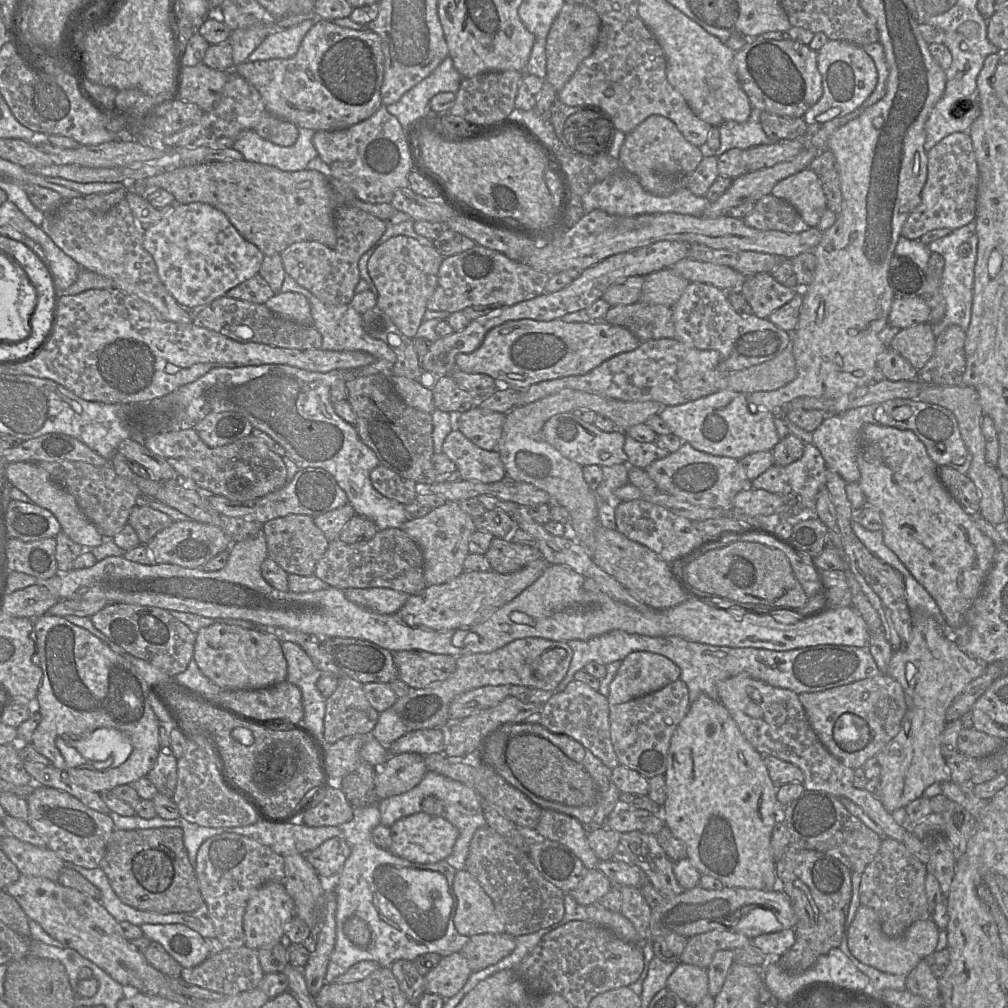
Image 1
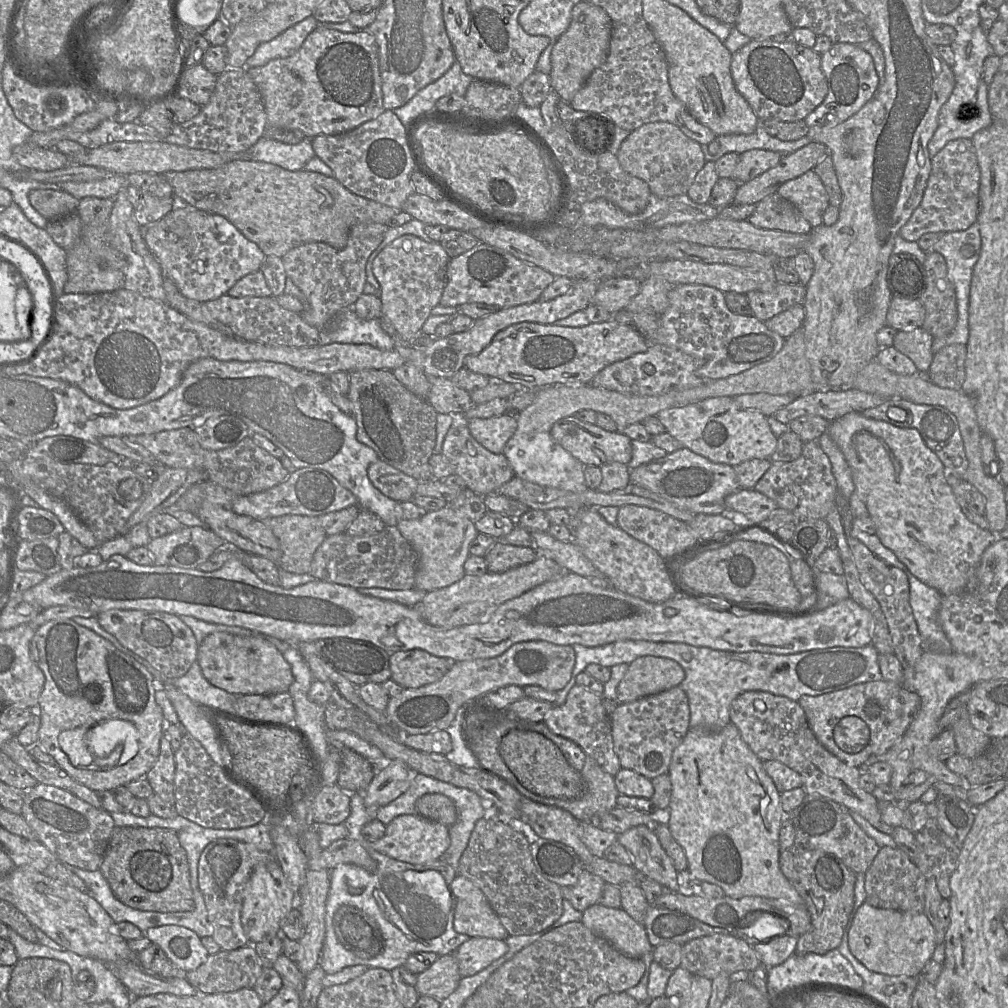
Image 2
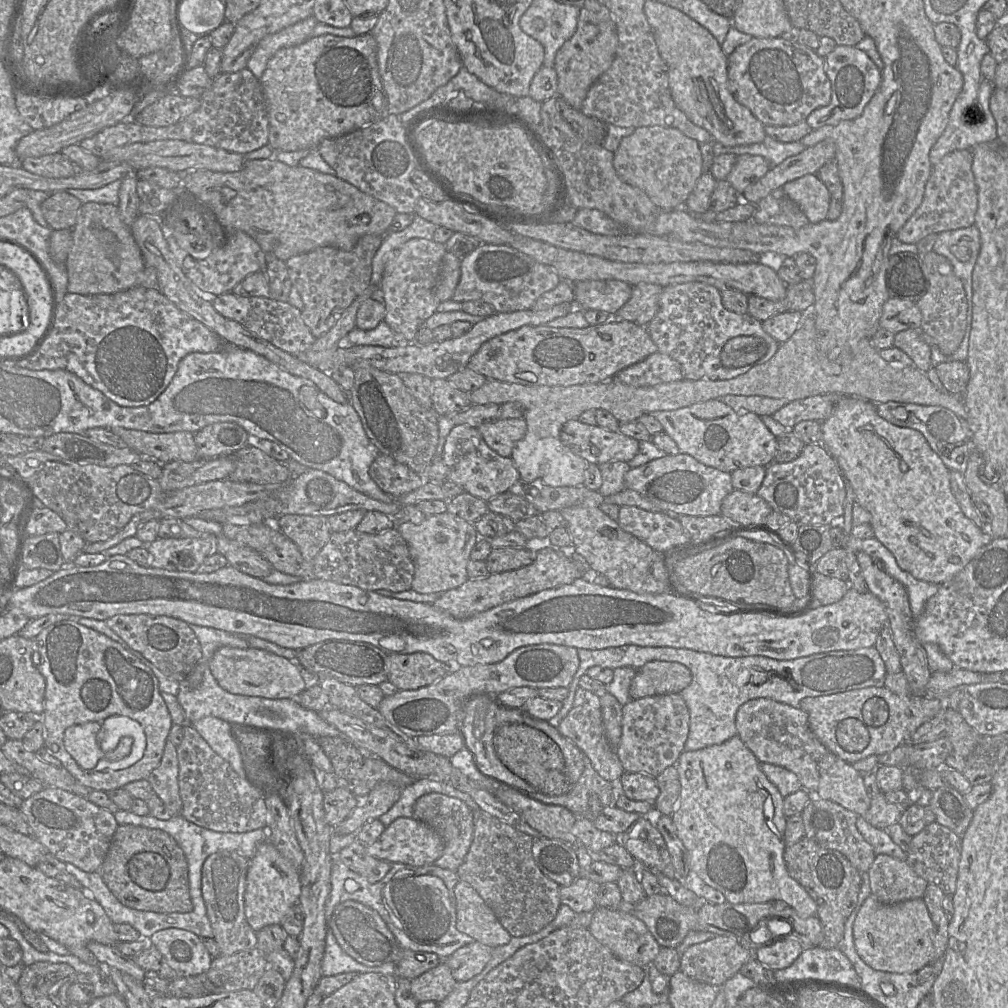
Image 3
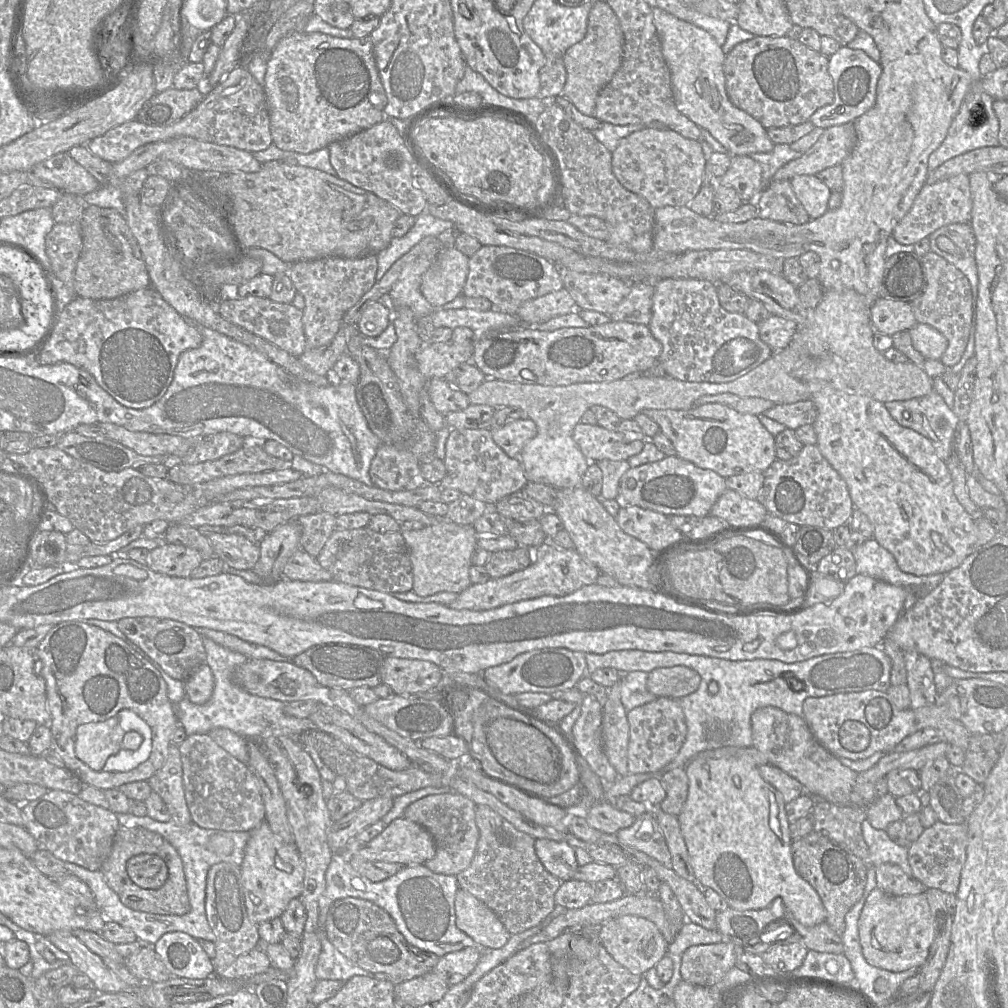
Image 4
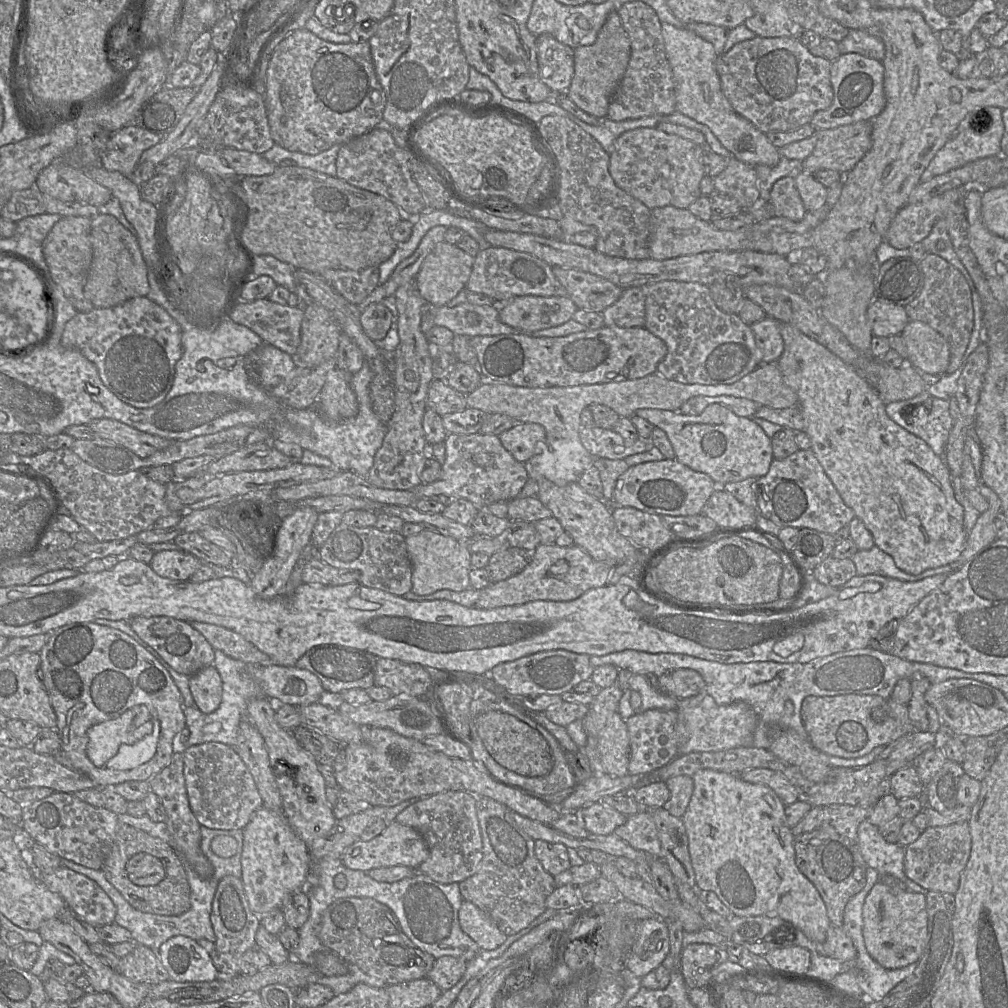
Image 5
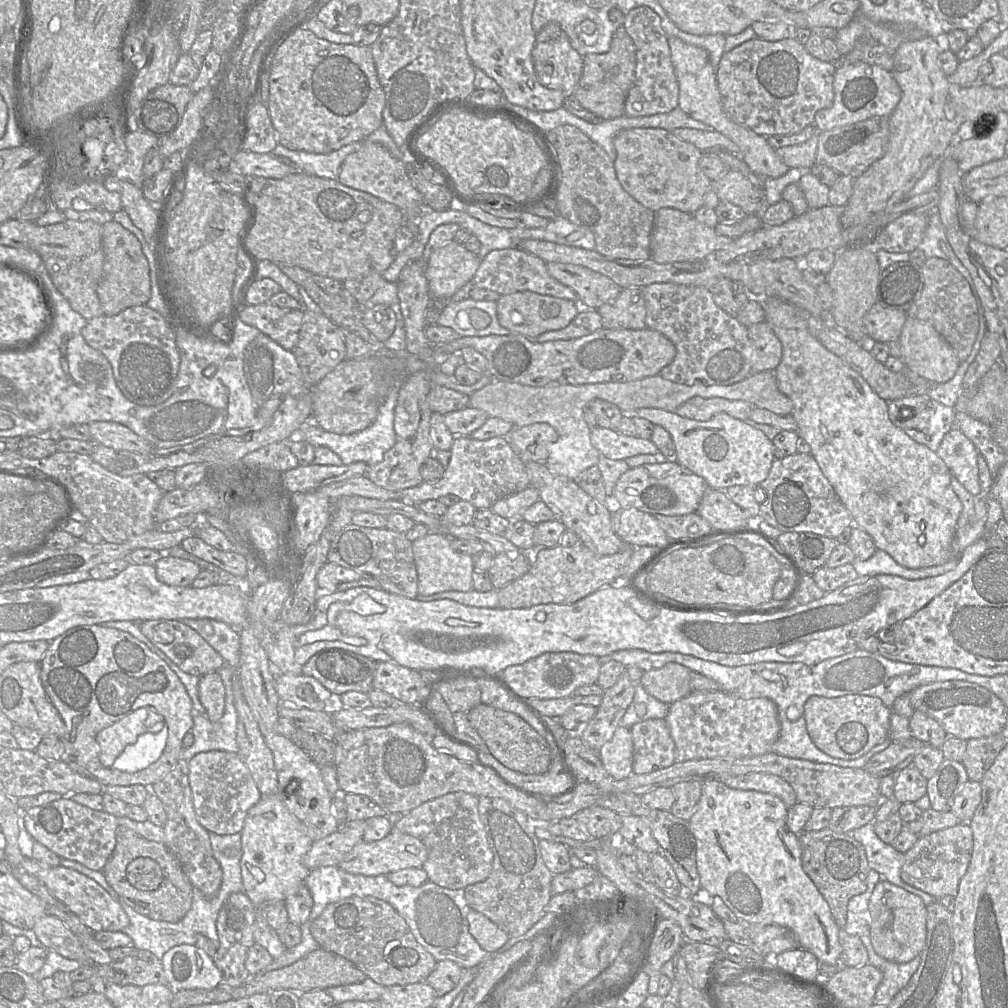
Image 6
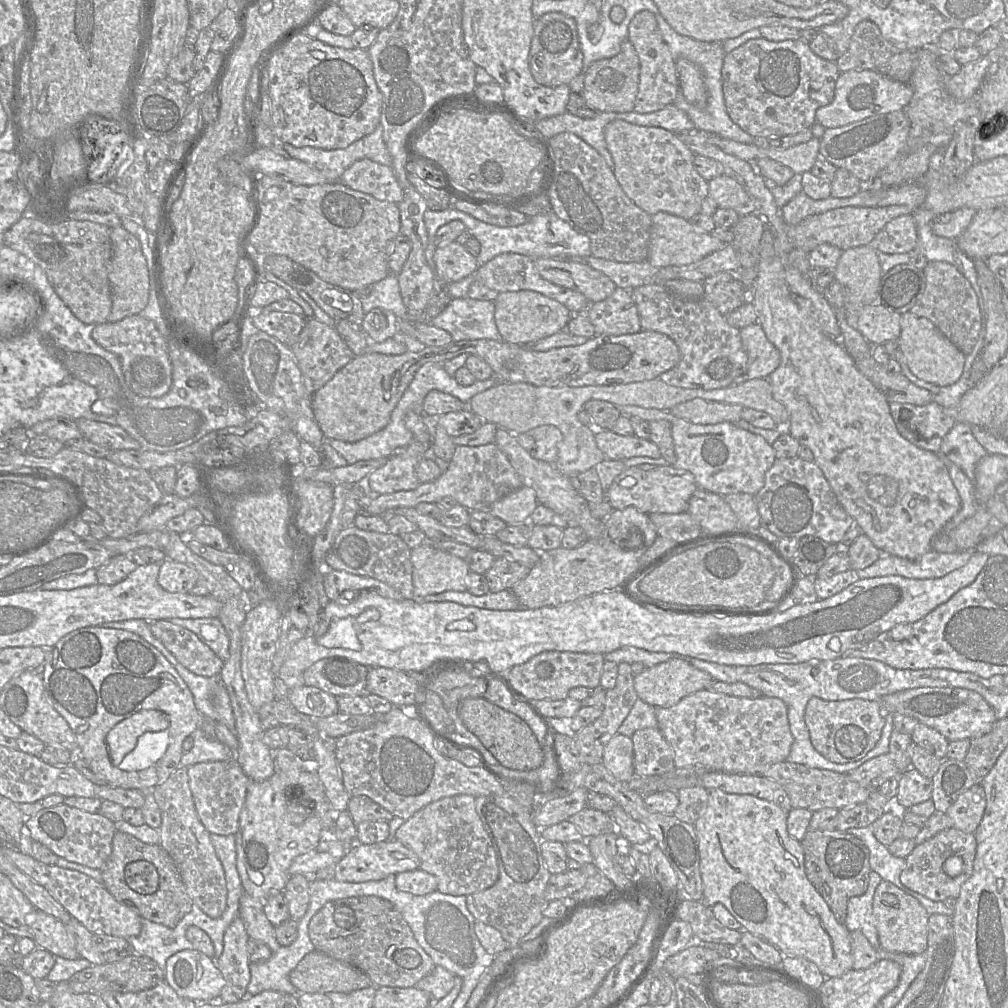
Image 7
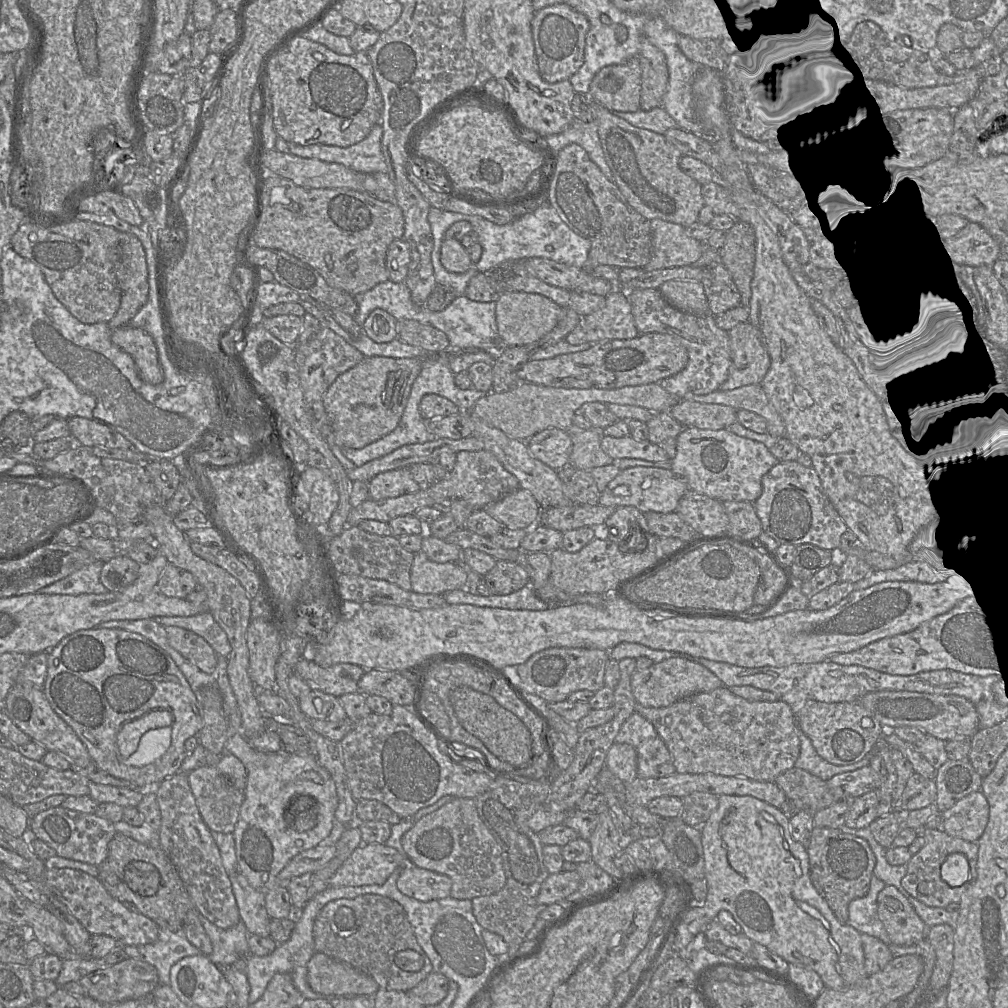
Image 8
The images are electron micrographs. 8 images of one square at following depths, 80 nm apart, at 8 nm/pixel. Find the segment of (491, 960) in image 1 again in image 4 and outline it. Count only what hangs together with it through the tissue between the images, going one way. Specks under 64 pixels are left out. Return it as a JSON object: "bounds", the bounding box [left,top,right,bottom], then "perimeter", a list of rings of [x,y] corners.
{"bounds":[435,945,481,986],"perimeter":[[[477,945],[450,952],[440,957],[435,968],[449,986],[462,982],[474,970],[481,955]]]}

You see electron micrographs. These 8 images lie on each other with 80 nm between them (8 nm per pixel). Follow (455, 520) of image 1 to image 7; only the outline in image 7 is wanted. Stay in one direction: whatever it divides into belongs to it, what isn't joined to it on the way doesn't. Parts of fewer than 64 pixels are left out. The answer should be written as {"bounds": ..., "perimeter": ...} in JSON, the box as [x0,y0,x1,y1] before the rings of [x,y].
{"bounds":[411,540,470,597],"perimeter":[[[426,540],[411,549],[411,562],[414,595],[417,597],[468,590],[470,569],[465,559],[442,551],[431,541]]]}

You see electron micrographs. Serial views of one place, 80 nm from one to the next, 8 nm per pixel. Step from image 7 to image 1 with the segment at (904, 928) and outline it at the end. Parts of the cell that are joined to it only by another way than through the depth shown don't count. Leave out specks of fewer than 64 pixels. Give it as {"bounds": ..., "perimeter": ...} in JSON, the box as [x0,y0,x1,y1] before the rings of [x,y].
{"bounds":[848,905,939,976],"perimeter":[[[860,905],[848,930],[848,948],[865,965],[888,974],[907,976],[920,961],[935,951],[939,932],[935,922],[929,918],[913,922],[901,937],[890,938],[883,933],[878,914]]]}

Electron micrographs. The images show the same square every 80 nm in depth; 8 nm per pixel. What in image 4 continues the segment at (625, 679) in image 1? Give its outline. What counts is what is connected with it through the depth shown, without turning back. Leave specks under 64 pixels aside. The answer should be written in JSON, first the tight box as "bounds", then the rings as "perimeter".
{"bounds":[646,665,701,699],"perimeter":[[[678,665],[649,672],[646,687],[656,697],[679,699],[695,692],[700,682],[701,677],[695,670]]]}

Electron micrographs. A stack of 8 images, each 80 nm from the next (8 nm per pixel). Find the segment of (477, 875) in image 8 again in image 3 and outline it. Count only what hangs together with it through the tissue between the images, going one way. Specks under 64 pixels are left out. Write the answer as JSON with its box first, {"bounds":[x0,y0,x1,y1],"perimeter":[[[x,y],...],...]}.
{"bounds":[413,793,475,871],"perimeter":[[[429,793],[416,800],[413,817],[434,829],[444,841],[443,853],[435,865],[456,871],[464,862],[473,841],[475,814],[462,800],[440,793]]]}

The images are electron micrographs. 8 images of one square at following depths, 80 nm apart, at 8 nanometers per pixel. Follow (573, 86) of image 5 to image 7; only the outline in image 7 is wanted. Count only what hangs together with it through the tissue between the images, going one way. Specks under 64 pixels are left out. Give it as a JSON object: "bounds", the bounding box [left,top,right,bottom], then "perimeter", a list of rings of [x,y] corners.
{"bounds":[581,41,639,113],"perimeter":[[[629,41],[621,44],[618,54],[611,58],[594,61],[585,71],[581,97],[588,107],[597,112],[627,113],[634,112],[635,99],[639,84],[639,59]]]}

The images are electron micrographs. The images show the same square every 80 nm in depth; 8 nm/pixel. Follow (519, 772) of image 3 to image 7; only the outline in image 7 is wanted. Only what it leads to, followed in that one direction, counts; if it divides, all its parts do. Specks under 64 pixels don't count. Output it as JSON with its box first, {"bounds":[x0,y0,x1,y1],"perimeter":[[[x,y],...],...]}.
{"bounds":[458,697,545,771],"perimeter":[[[484,697],[466,698],[458,706],[464,725],[475,734],[497,761],[507,769],[528,771],[540,769],[544,763],[545,745],[542,745],[528,724]]]}

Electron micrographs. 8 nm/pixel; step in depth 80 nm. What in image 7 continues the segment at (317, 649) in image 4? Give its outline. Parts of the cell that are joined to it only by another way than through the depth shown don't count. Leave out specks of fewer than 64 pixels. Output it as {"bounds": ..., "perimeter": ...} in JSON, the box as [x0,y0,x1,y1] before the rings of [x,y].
{"bounds":[303,657,370,697],"perimeter":[[[340,657],[324,658],[303,673],[305,685],[319,688],[335,697],[365,695],[370,668]]]}

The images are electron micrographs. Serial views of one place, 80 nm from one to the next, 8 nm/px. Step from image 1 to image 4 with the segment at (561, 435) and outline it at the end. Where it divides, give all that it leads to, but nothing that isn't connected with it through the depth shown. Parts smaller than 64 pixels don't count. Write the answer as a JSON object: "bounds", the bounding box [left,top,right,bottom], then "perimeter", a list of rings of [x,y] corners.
{"bounds":[572,422,644,462],"perimeter":[[[579,422],[572,437],[590,462],[627,460],[640,453],[644,446],[643,440],[628,440],[620,431],[610,431],[599,424]]]}

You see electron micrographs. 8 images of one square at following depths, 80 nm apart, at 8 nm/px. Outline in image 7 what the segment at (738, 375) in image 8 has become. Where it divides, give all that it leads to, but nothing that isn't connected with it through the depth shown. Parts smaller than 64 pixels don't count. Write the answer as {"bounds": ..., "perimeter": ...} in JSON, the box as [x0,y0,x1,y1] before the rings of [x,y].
{"bounds":[731,323,779,385],"perimeter":[[[753,323],[740,329],[742,346],[747,354],[745,371],[731,385],[738,385],[754,378],[768,378],[779,366],[778,349],[768,340],[761,325]]]}

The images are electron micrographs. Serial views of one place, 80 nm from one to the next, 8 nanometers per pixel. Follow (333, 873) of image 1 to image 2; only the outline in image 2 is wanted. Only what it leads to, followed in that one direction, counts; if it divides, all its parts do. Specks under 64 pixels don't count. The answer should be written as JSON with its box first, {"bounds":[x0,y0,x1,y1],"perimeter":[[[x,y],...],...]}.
{"bounds":[321,838,377,873],"perimeter":[[[348,838],[334,841],[322,850],[321,856],[329,870],[342,863],[357,865],[371,873],[377,870],[377,862],[364,847],[358,841]]]}

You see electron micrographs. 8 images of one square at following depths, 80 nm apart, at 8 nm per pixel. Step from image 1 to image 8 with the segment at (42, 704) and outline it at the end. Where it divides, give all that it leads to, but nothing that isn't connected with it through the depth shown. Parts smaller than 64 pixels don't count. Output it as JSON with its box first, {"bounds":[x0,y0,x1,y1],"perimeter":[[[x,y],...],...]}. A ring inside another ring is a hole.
{"bounds":[43,628,203,790],"perimeter":[[[93,628],[79,630],[63,638],[48,652],[47,677],[43,687],[53,710],[75,731],[86,746],[89,755],[101,770],[127,780],[139,790],[153,789],[163,780],[180,770],[187,756],[185,741],[197,736],[203,727],[201,706],[188,681],[171,656],[161,647],[139,633],[124,629]],[[169,710],[173,715],[171,727],[151,729],[144,733],[137,750],[123,760],[117,747],[117,734],[121,728],[146,713]]]}

